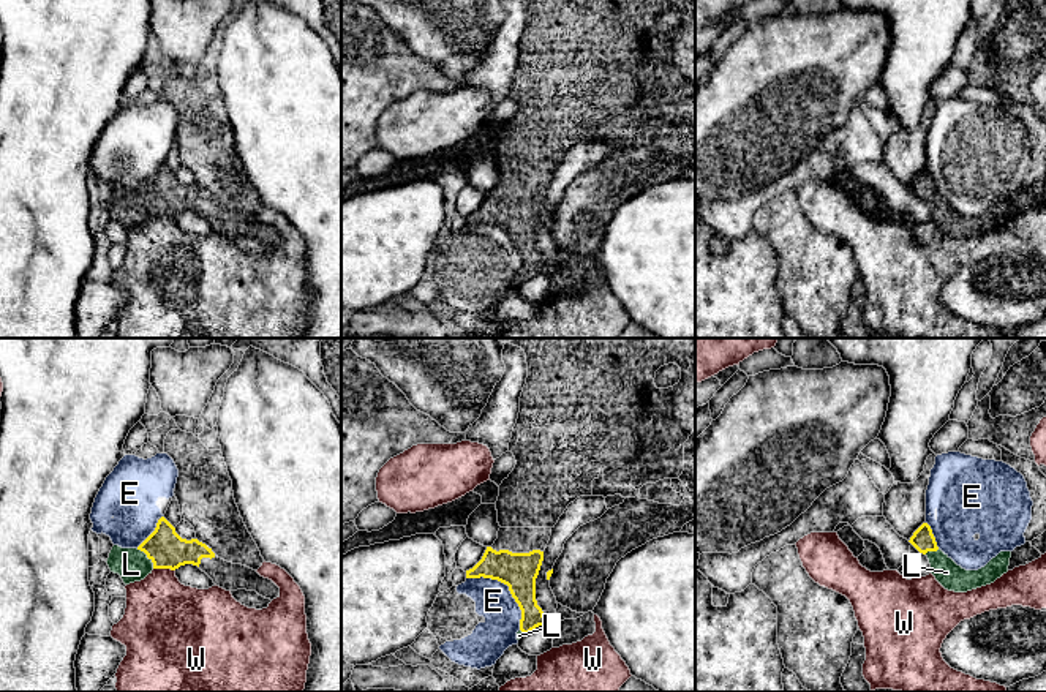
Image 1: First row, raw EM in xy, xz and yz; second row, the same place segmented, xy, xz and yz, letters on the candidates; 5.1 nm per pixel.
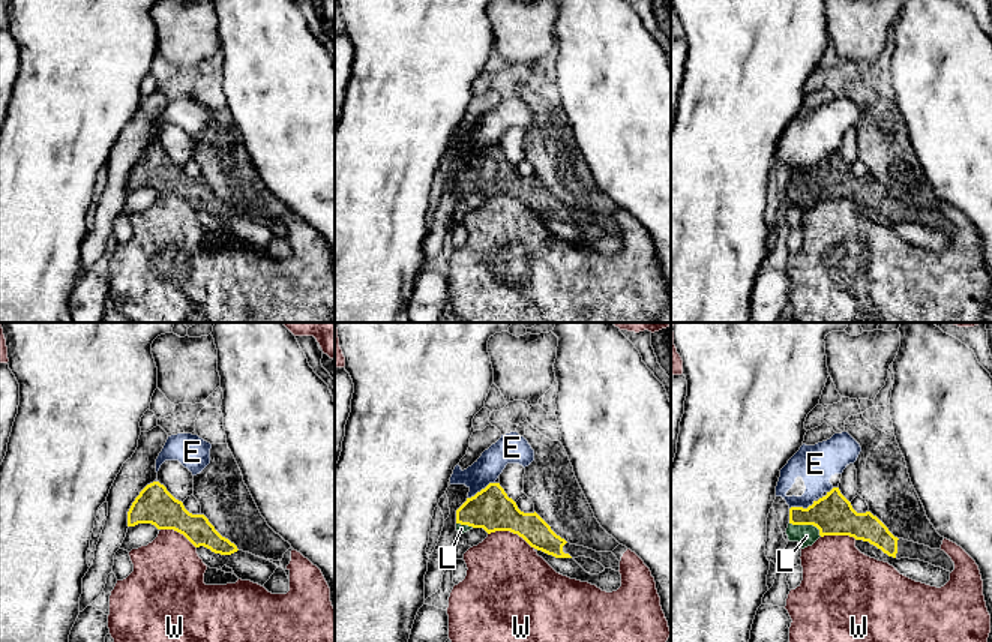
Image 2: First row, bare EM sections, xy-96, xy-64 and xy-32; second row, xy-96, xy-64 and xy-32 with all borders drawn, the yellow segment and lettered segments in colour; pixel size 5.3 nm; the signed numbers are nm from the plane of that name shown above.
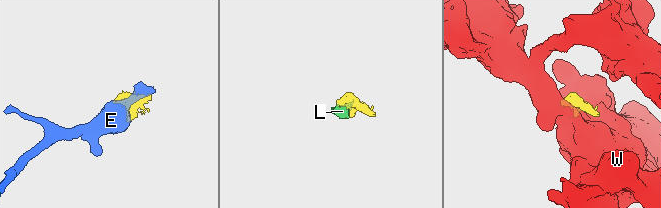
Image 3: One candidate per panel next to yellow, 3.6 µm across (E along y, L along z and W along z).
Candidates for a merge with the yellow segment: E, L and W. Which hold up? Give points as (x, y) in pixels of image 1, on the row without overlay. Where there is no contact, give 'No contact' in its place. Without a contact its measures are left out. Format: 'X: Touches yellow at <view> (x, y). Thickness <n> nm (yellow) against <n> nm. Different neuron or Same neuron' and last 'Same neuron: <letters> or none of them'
E: Touches yellow at xz (509, 234). Thickness 190 nm (yellow) against 190 nm. Different neuron
L: Touches yellow at xy (147, 203). Thickness 190 nm (yellow) against 170 nm. Same neuron
W: Touches yellow at xy (165, 214). Thickness 190 nm (yellow) against 380 nm. Different neuron
Same neuron: L

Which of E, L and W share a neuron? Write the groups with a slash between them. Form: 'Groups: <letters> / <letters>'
Groups: E / L / W

